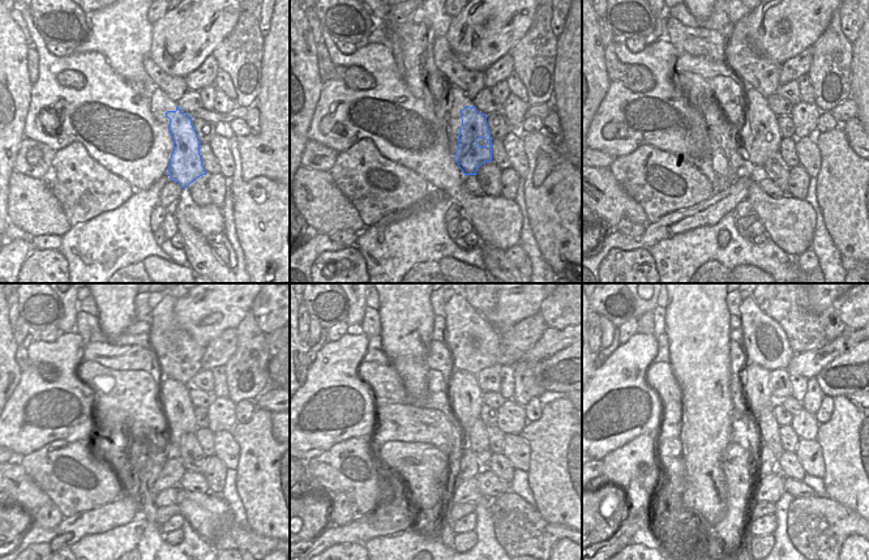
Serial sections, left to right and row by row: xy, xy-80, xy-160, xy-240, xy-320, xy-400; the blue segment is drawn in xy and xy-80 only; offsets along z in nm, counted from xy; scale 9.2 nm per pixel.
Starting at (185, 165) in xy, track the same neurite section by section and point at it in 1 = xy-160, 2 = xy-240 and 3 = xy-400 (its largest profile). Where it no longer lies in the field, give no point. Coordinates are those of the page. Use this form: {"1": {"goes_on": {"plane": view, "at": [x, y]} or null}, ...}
{"1": {"goes_on": {"plane": "xy-160", "at": [761, 150]}}, "2": {"goes_on": {"plane": "xy-240", "at": [172, 436]}}, "3": {"goes_on": {"plane": "xy-400", "at": [760, 377]}}}

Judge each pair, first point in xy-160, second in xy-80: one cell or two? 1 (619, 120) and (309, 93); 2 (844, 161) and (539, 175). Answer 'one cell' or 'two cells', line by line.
1: two cells
2: two cells

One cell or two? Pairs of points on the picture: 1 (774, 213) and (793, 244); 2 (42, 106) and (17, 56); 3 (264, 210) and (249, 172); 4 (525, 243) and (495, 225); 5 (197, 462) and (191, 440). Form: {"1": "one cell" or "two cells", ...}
{"1": "one cell", "2": "two cells", "3": "two cells", "4": "two cells", "5": "one cell"}

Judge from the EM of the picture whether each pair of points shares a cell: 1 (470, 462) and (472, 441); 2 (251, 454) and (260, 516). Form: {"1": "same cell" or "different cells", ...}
{"1": "different cells", "2": "same cell"}

